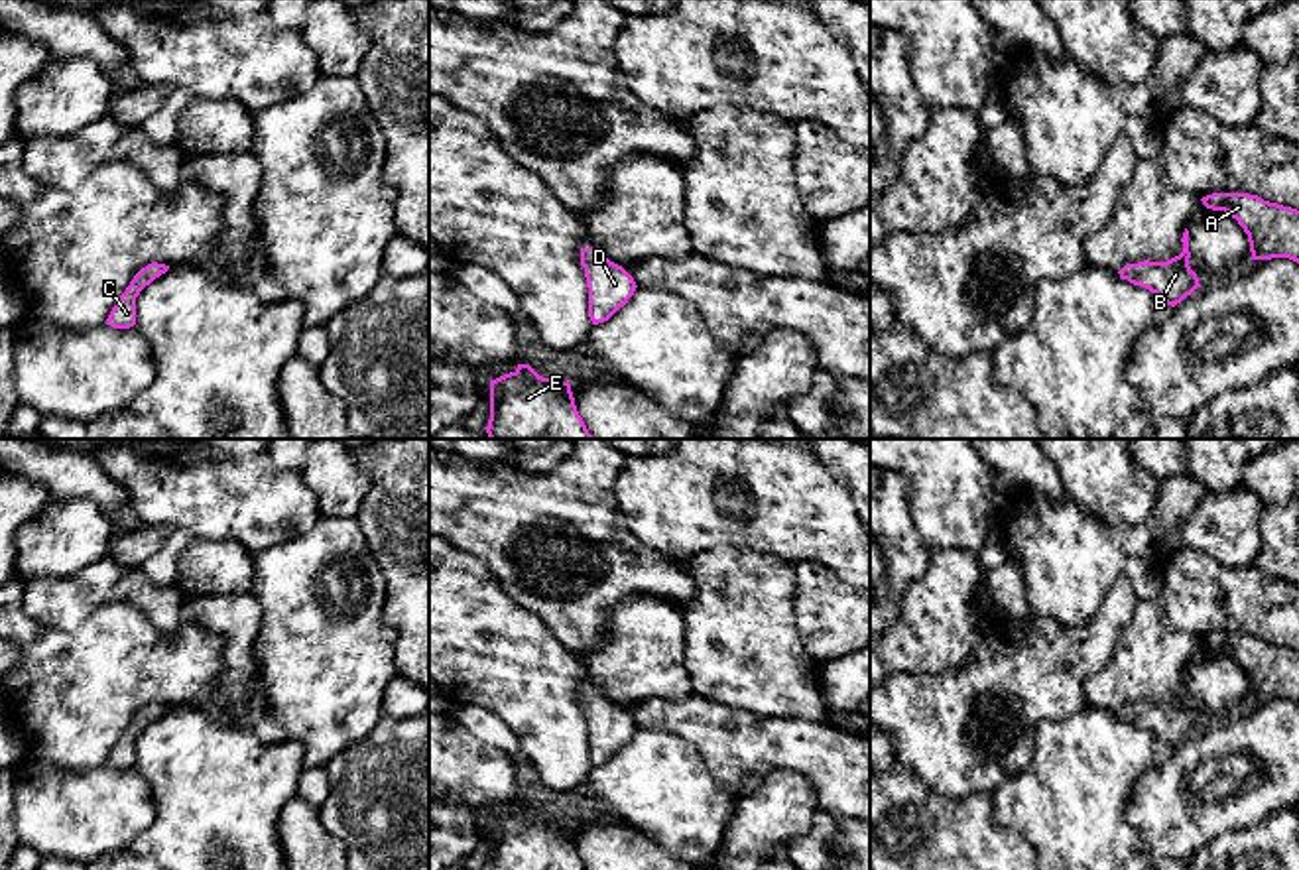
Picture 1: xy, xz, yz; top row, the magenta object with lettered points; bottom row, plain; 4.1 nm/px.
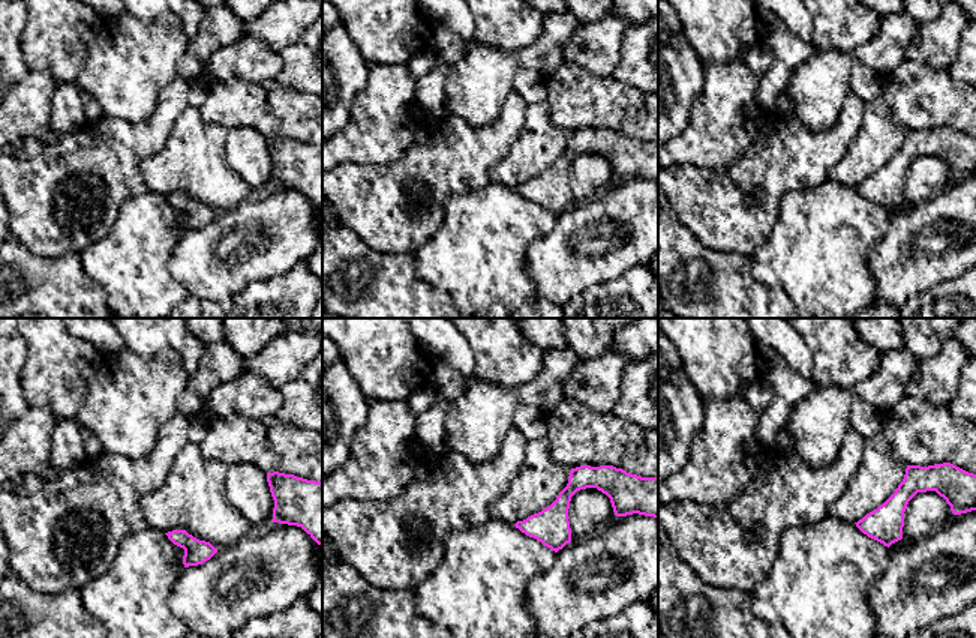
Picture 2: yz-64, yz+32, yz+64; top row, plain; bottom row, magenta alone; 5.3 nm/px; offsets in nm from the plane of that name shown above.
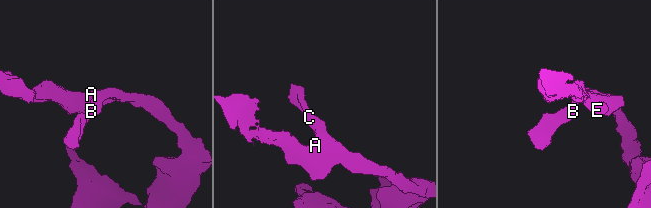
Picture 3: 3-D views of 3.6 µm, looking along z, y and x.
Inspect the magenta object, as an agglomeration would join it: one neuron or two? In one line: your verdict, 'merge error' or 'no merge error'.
no merge error

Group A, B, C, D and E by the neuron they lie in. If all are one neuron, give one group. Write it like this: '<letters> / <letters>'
A B C D E

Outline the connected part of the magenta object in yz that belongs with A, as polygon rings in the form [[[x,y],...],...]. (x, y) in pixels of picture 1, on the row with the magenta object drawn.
[[[1212,193],[1206,209],[1224,211],[1248,234],[1252,260],[1289,258],[1299,264],[1299,211],[1250,193]]]

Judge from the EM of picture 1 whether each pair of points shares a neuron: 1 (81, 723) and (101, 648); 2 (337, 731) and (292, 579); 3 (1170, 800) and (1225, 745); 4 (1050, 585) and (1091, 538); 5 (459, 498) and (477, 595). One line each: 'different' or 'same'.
1: same
2: same
3: same
4: same
5: different

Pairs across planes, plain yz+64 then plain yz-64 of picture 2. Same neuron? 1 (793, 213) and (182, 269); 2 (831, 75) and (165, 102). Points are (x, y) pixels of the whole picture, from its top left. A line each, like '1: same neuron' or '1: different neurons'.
1: different neurons
2: different neurons

